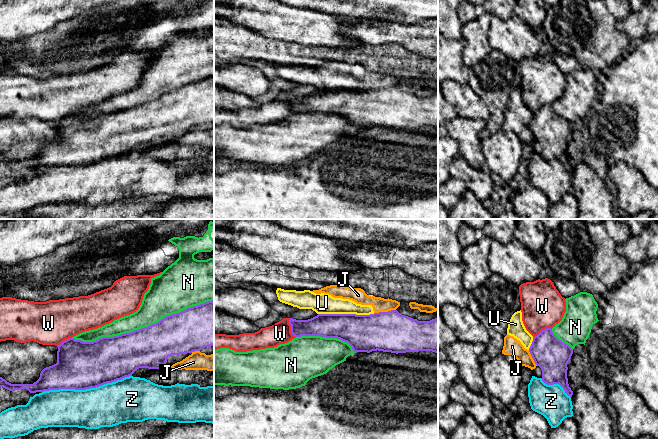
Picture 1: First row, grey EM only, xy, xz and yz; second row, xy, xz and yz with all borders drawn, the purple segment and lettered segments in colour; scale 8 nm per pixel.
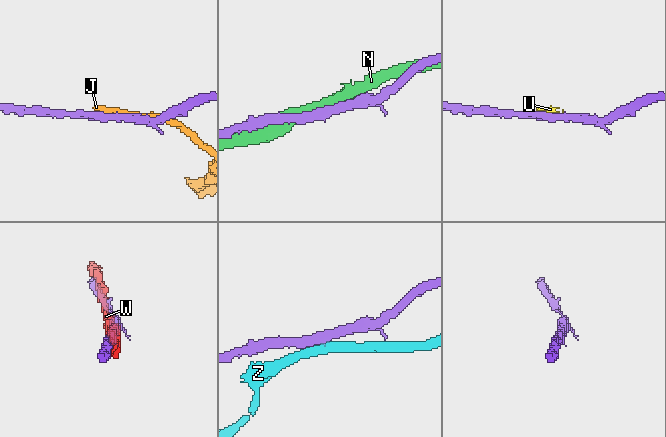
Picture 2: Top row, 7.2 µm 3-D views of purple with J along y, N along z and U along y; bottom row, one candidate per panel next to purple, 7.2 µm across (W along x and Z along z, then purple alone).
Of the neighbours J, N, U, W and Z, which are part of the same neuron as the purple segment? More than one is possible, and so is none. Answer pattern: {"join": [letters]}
{"join": []}

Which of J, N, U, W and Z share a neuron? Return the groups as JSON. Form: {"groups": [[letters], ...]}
{"groups": [["J", "U"], ["N"], ["W"], ["Z"]]}

